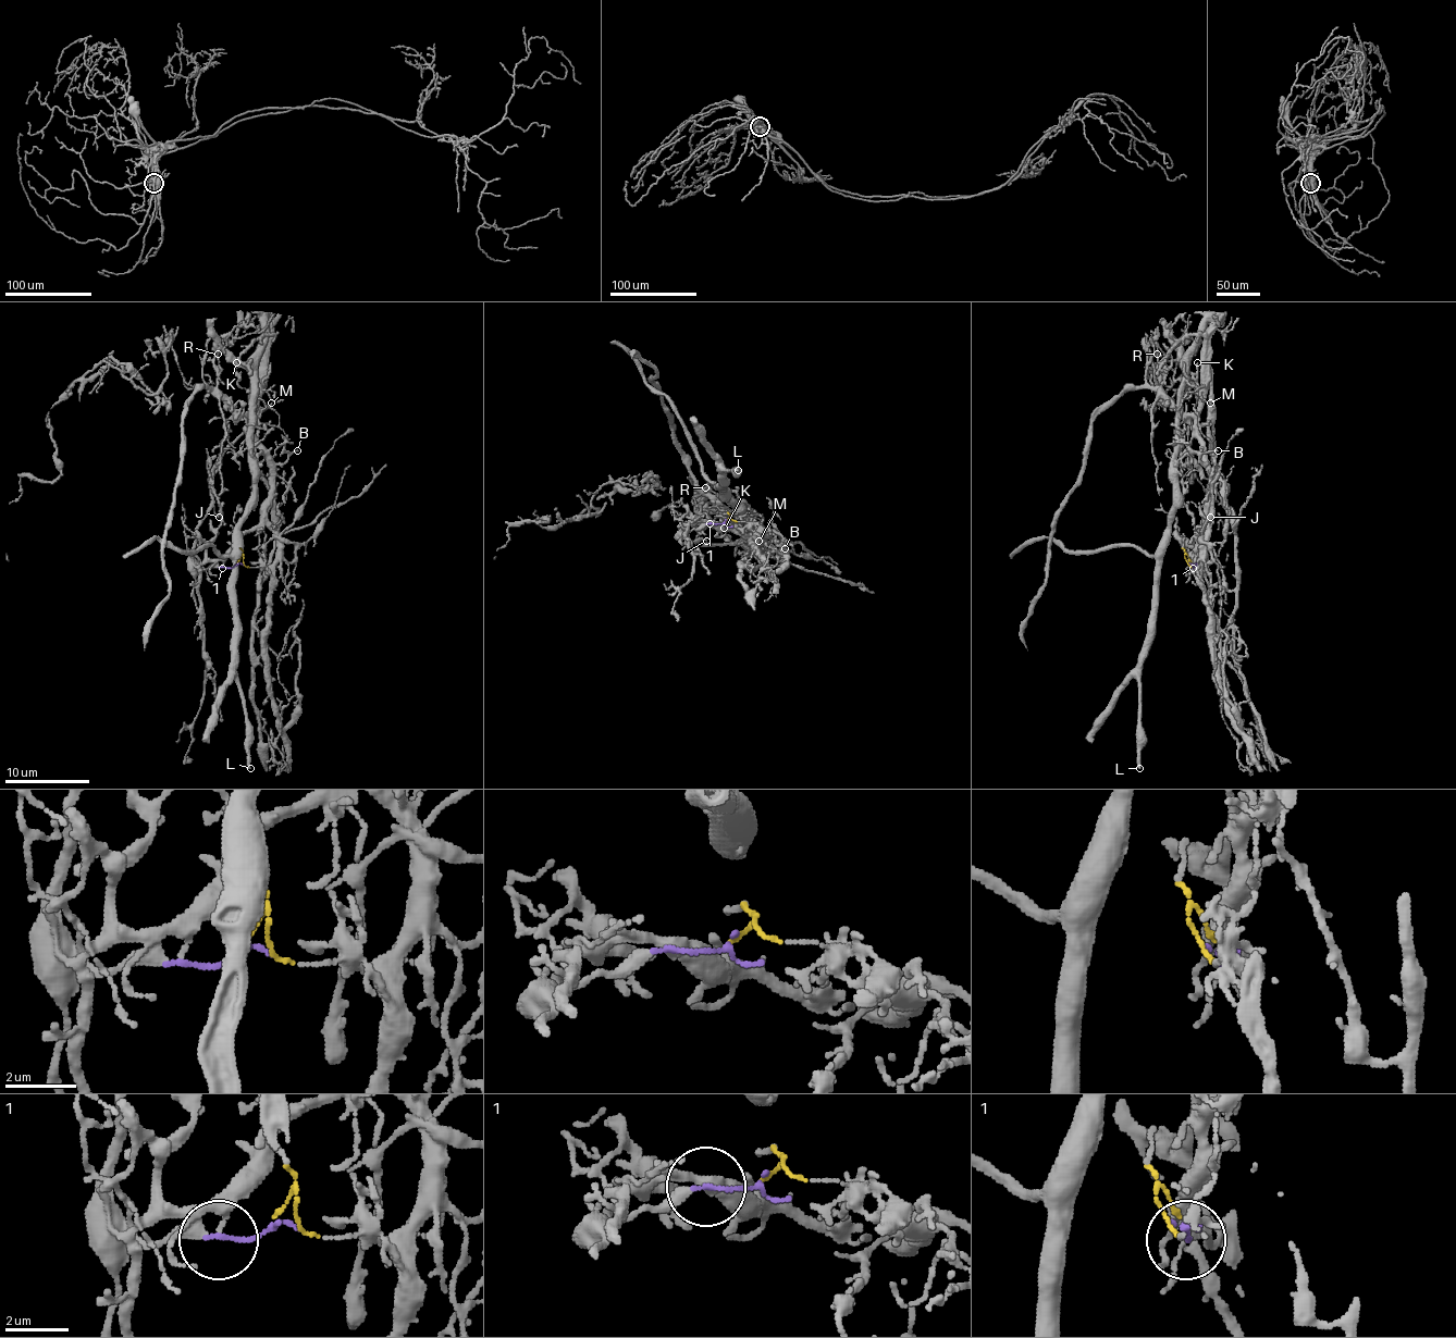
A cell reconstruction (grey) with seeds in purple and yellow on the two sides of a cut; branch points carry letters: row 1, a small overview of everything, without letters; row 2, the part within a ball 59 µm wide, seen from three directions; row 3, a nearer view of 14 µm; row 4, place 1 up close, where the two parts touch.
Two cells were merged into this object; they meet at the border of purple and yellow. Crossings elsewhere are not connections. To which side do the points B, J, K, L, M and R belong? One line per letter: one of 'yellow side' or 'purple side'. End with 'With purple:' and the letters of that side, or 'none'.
B: yellow side
J: purple side
K: yellow side
L: yellow side
M: purple side
R: yellow side
With purple: J, M

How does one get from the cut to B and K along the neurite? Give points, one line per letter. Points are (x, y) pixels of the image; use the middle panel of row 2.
B: (724, 521), (747, 523), (747, 532), (757, 540), (774, 530), (785, 548)
K: (724, 521), (747, 523), (744, 530), (757, 540), (742, 528), (730, 532), (724, 528)

